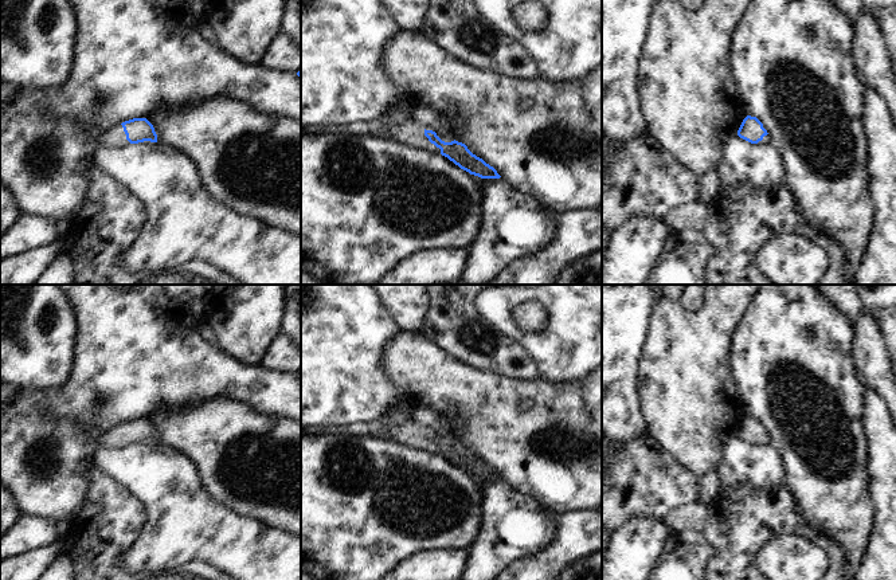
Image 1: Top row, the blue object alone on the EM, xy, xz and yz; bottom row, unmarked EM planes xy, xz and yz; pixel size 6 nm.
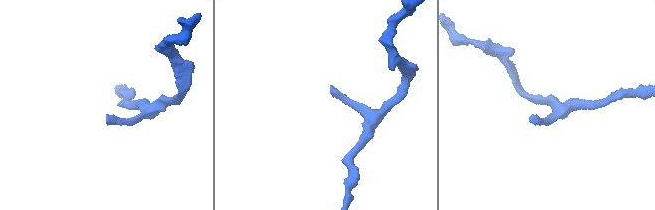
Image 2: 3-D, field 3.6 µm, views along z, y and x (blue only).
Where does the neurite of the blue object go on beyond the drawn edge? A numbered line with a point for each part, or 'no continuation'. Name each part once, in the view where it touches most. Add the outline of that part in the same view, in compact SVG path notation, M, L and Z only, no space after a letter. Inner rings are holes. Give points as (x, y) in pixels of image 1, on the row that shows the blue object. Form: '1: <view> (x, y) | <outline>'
1: xz (409, 133) | M411 118L402 125L386 128L380 119L380 137L391 141L400 142L410 148L416 148L420 150L429 150L433 153L441 153L441 149L429 141L424 136L424 129L415 124Z

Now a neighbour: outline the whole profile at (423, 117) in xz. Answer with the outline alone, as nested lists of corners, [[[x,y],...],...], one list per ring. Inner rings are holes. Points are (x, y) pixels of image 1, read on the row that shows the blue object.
[[[412,105],[411,119],[423,129],[435,132],[442,141],[454,141],[446,122],[430,109],[426,109],[419,105]]]

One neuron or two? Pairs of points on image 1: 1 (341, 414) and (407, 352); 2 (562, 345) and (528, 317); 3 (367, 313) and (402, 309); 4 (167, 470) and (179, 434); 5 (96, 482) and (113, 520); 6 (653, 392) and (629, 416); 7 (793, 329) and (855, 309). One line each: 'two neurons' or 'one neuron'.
1: two neurons
2: two neurons
3: two neurons
4: two neurons
5: one neuron
6: two neurons
7: two neurons

